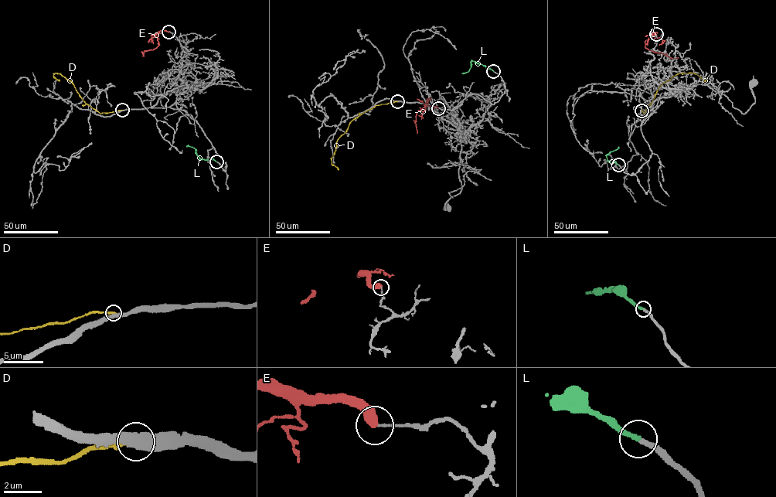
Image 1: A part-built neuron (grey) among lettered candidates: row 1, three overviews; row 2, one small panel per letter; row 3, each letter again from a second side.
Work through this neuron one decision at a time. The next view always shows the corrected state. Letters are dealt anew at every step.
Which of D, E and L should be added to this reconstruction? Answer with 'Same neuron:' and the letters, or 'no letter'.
Same neuron: L

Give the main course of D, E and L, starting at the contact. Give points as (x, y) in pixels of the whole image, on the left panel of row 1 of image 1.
D: (122, 110), (100, 113), (85, 102), (71, 82), (59, 73), (53, 74), (59, 80)
E: (168, 32), (160, 30), (158, 45), (153, 49), (144, 50), (143, 55)
L: (216, 161), (201, 159), (194, 148), (186, 146)

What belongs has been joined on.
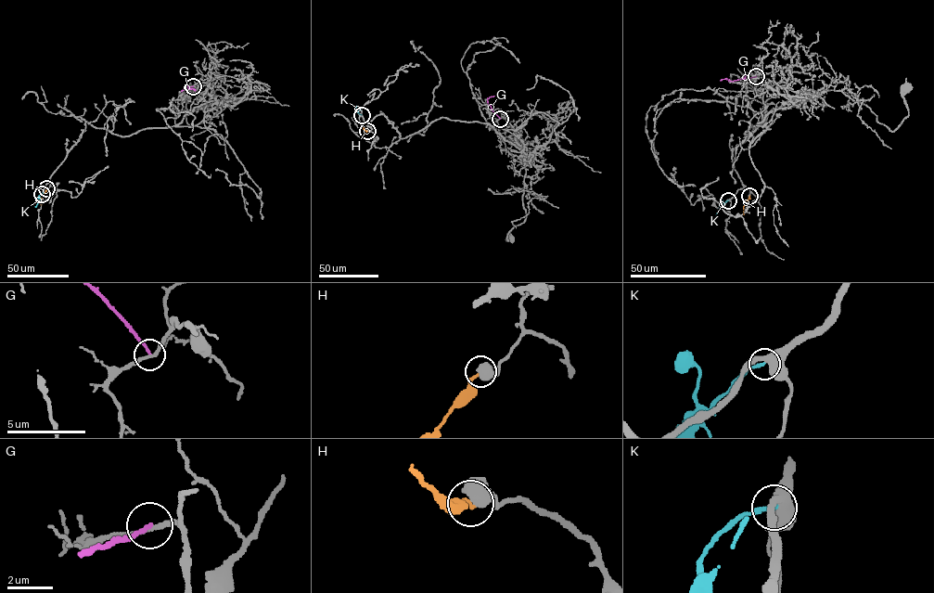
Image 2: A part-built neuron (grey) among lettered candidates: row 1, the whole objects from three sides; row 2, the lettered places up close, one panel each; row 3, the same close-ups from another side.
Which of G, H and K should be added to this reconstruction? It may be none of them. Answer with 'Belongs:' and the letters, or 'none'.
Belongs: none

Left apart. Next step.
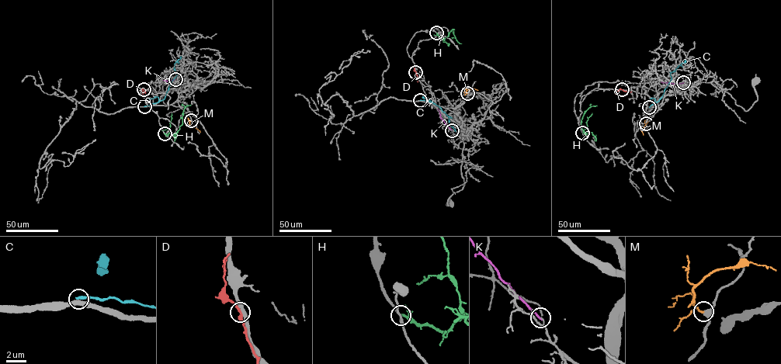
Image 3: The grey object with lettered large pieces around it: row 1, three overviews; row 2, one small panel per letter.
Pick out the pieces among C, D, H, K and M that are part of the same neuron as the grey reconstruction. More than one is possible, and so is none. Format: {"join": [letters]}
{"join": ["M"]}

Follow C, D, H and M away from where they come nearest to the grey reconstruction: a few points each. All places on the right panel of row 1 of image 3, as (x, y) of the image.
C: (649, 107), (661, 97), (671, 78), (670, 73), (685, 60)
D: (622, 89), (631, 91)
H: (582, 133), (589, 133), (585, 133), (581, 129), (584, 113), (591, 106), (597, 105)
M: (646, 123), (641, 129), (643, 135)

